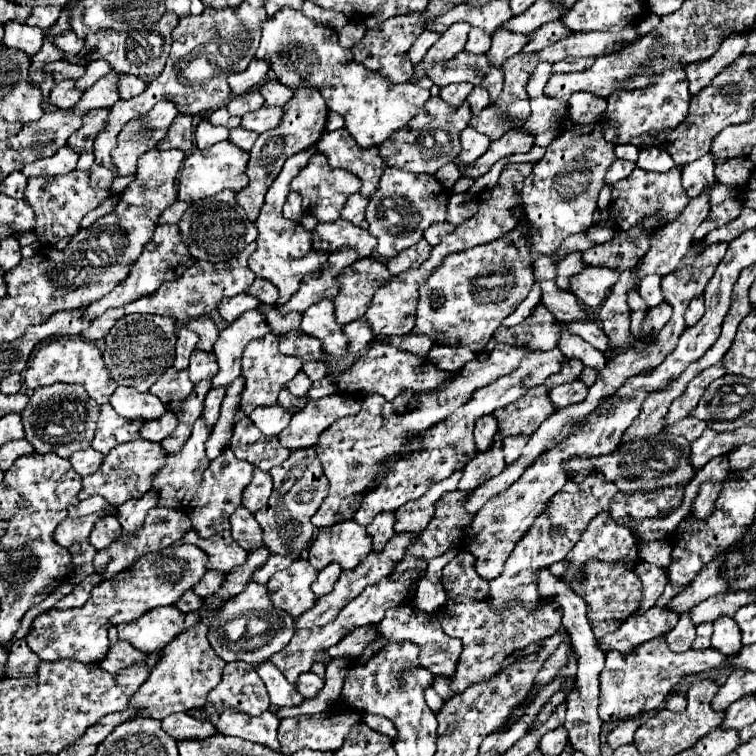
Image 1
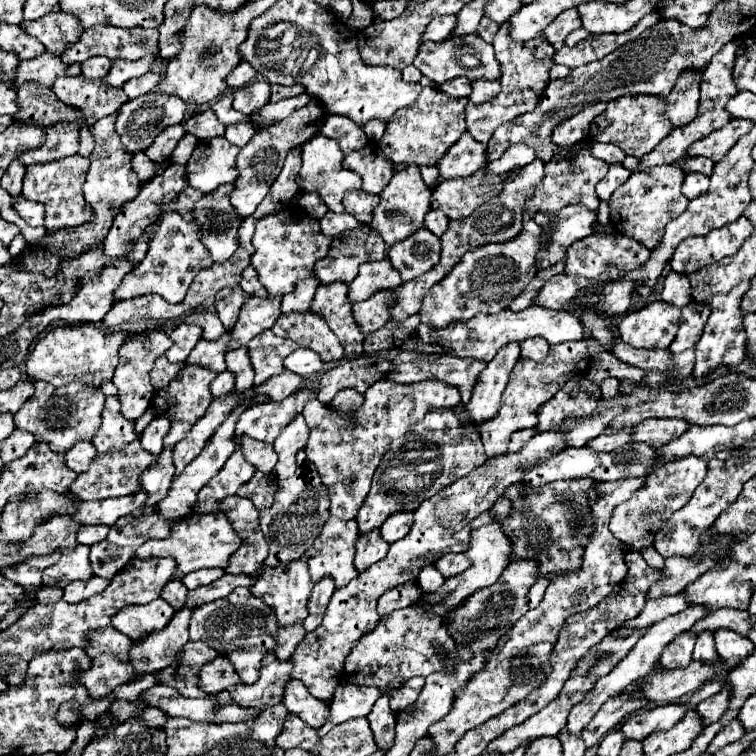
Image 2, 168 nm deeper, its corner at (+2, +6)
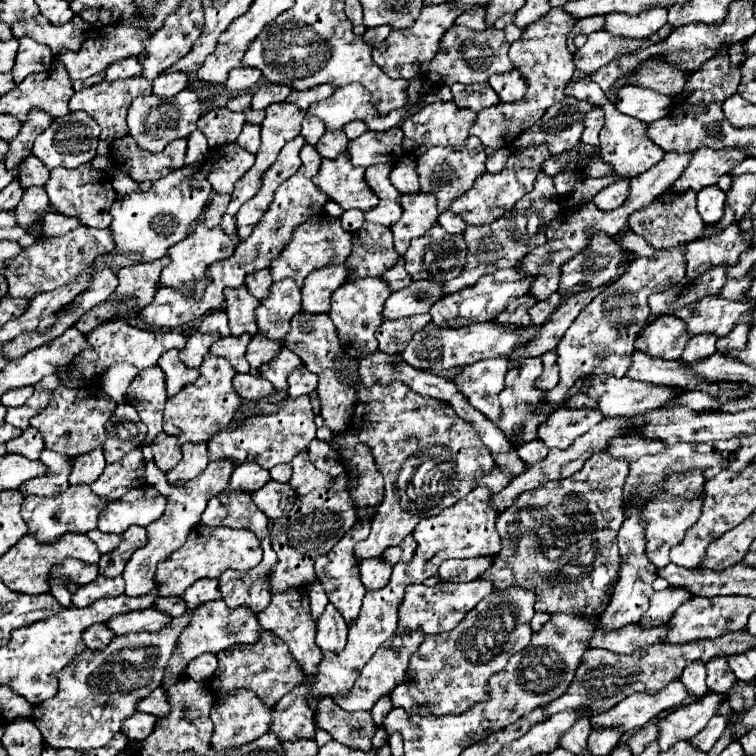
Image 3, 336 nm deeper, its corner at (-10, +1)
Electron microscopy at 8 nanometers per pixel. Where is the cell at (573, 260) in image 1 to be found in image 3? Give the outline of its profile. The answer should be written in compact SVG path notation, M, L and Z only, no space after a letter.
M522 295L516 301L512 301L512 305L508 305L504 309L504 313L500 313L500 317L496 317L496 321L520 325L520 327L528 327L532 323L530 321L530 313L528 313L528 309L532 305L536 305L536 299L532 295Z

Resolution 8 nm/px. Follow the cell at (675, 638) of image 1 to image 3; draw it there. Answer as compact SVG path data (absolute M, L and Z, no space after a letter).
M702 661L688 663L684 667L682 675L680 675L680 681L686 685L690 695L702 697L702 695L708 693L708 687L706 687L706 667L702 665Z

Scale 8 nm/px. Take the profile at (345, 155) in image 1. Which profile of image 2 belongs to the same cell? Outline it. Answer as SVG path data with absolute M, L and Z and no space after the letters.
M370 142L362 150L350 152L344 158L344 166L362 176L362 182L364 182L362 188L370 194L380 194L388 186L388 180L394 174L392 162L386 160L384 152L380 152L378 144L374 144L374 142Z

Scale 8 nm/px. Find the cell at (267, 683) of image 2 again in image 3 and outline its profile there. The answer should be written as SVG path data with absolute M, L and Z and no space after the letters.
M236 689L226 697L218 699L212 707L212 721L214 721L212 745L216 745L218 749L228 749L232 745L244 745L248 741L254 741L256 737L268 731L272 715L274 707L268 707L264 701L260 701L258 695L254 695L250 689Z

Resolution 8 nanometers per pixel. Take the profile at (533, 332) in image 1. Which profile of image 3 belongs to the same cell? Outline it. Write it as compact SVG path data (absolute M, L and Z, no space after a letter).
M556 349L552 351L546 351L542 355L542 363L544 363L544 371L542 375L538 377L538 383L536 387L544 389L544 391L550 391L558 385L558 363L556 363Z

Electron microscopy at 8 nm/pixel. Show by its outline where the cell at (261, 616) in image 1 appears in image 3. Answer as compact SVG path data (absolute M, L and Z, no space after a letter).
M222 599L204 603L200 609L196 609L190 625L180 633L180 637L178 637L178 641L182 645L180 655L170 657L166 673L180 673L184 677L186 675L186 665L194 657L198 657L202 653L218 653L222 649L232 647L234 643L252 643L260 637L260 633L262 633L262 627L258 623L258 617L248 605L240 605L240 607L230 609Z

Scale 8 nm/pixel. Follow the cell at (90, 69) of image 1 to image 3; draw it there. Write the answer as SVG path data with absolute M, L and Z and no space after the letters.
M126 57L124 61L114 61L106 69L106 81L136 77L136 75L140 75L140 63L138 63L138 59L132 59L132 57Z

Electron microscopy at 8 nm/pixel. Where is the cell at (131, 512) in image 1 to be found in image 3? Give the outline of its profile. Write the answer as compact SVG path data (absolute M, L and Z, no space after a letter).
M182 445L182 459L170 471L166 471L166 479L172 487L182 487L190 479L198 477L208 465L208 449L206 445Z

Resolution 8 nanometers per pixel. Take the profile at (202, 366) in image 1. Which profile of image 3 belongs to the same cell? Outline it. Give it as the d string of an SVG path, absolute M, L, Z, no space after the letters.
M244 333L240 337L224 337L224 339L218 339L212 347L210 347L210 353L212 355L218 355L218 357L224 357L234 369L236 373L246 373L248 371L248 361L244 357L246 353L246 345L250 343L252 335Z

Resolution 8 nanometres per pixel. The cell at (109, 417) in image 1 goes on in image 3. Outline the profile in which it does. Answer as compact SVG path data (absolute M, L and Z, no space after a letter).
M120 403L108 421L108 441L104 443L104 457L108 463L120 461L130 449L140 447L146 437L146 425L140 421L130 403Z

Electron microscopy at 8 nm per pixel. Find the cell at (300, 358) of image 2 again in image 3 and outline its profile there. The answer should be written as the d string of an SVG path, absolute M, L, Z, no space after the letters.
M306 367L294 369L288 377L288 395L300 397L304 393L312 393L316 389L316 383L318 383L318 377L310 373Z

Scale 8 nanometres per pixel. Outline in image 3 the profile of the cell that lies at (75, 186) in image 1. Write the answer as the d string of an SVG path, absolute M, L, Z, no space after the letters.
M84 163L74 169L56 167L50 171L50 179L44 185L44 189L50 199L50 205L58 213L76 217L82 225L88 225L88 227L96 227L96 229L110 227L110 223L112 223L110 207L114 201L112 201L112 183L104 171L94 169L90 163Z

